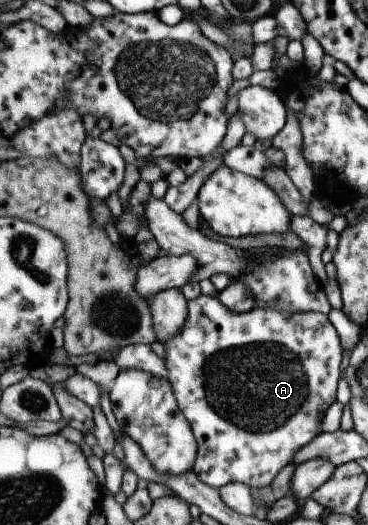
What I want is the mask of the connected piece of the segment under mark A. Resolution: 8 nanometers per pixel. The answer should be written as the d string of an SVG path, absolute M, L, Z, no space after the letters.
M200 295L194 300L189 300L189 319L185 323L185 329L179 331L173 339L167 339L164 346L166 352L167 369L169 369L169 380L176 392L181 411L184 411L185 417L192 424L193 433L199 447L199 455L193 471L199 476L199 480L216 489L222 488L230 483L240 483L253 487L267 487L275 481L279 472L293 463L297 451L308 446L321 431L321 422L325 419L326 411L337 402L337 385L343 377L343 343L332 319L319 312L291 313L291 311L277 311L271 307L265 309L253 309L249 313L233 313L221 303L218 295L215 297L205 297Z

